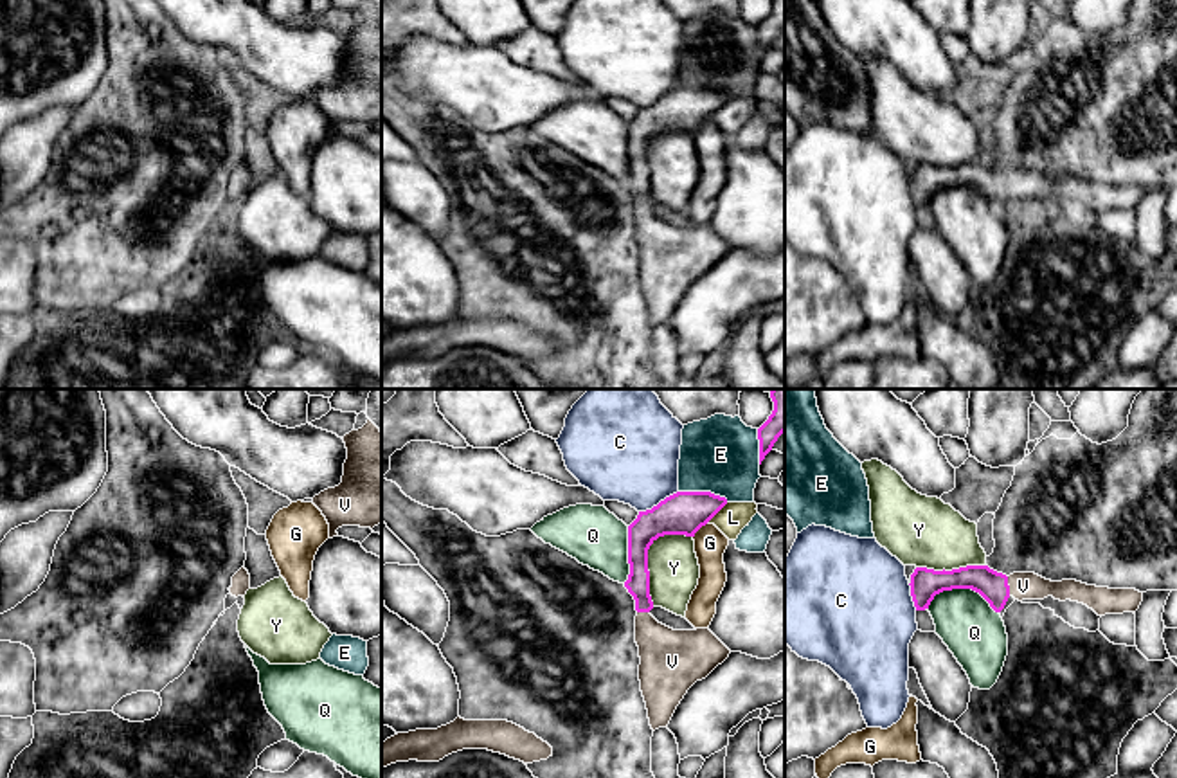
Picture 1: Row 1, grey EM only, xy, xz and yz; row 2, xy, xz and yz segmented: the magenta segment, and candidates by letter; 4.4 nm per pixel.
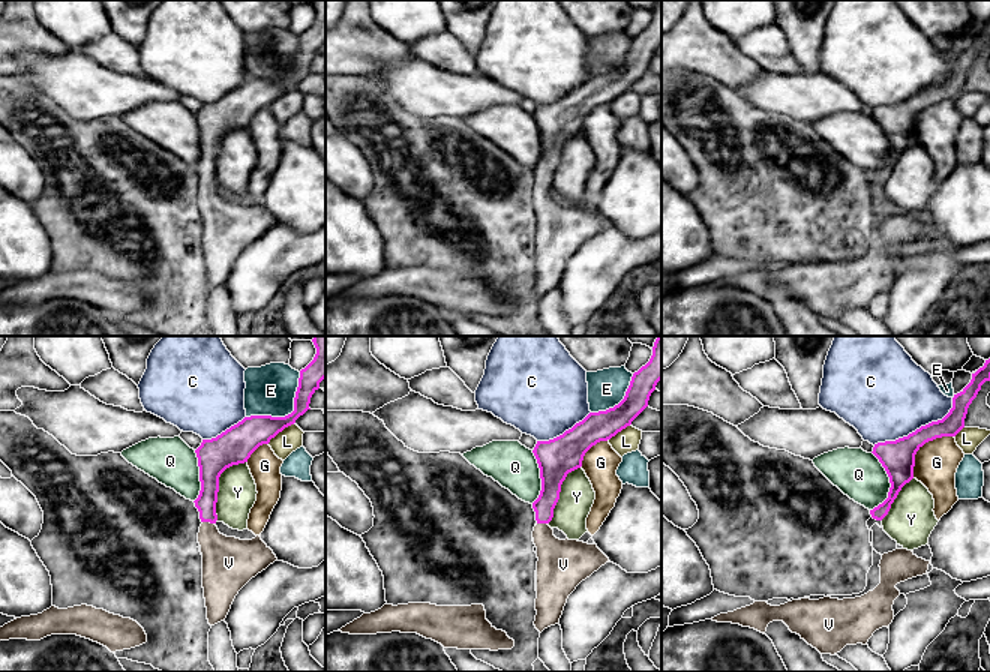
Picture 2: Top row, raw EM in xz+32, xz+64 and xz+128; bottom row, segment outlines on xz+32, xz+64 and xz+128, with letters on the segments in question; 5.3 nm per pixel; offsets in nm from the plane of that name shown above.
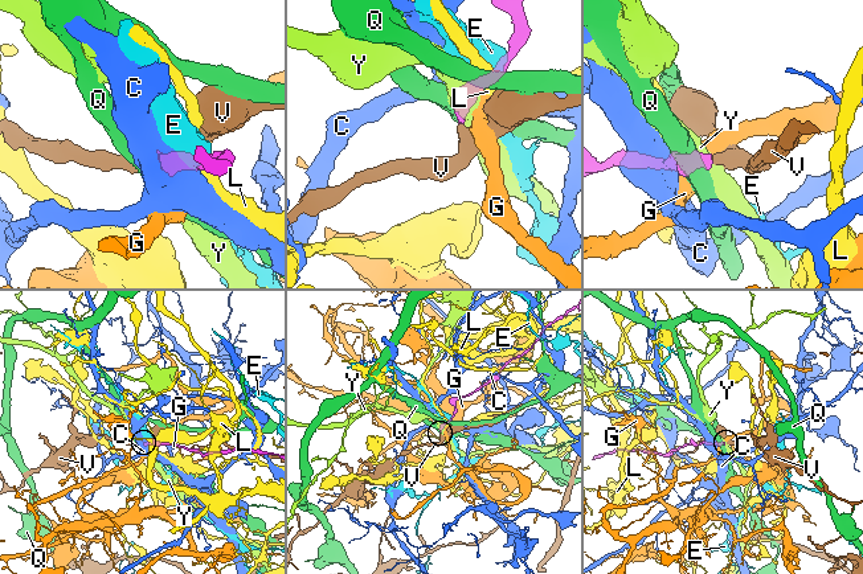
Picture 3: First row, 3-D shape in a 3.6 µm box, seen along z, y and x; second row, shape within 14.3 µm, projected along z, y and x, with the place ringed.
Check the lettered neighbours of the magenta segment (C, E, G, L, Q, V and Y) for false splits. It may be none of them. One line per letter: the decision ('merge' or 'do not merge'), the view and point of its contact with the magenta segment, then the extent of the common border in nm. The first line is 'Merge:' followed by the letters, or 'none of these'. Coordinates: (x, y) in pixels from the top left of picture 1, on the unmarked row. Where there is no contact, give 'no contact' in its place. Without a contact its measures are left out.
Merge: V
C: do not merge; contact xz (659, 99); length 200 nm
E: do not merge; contact xz (704, 89); length 220 nm
G: do not merge; contact xz (699, 125); length 100 nm
L: do not merge; contact xz (717, 108); length 130 nm
Q: do not merge; contact yz (961, 184); length 320 nm
V: merge; contact yz (1008, 182); length 90 nm
Y: do not merge; contact xz (646, 152); length 360 nm

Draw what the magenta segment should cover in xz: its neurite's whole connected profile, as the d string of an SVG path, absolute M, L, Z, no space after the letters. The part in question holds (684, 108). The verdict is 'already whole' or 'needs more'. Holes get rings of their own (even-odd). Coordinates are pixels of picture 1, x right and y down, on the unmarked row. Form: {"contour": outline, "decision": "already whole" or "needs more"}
{"contour": "M677 88L639 108L628 122L630 171L624 184L635 196L639 277L653 328L668 324L687 286L722 261L731 247L709 225L673 227L650 211L648 146L664 131L695 133L725 101L725 94L711 88Z", "decision": "needs more"}

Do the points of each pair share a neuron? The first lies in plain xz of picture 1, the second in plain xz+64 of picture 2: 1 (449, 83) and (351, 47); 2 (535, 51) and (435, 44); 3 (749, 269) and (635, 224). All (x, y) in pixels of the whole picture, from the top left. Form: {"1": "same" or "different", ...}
{"1": "different", "2": "same", "3": "different"}

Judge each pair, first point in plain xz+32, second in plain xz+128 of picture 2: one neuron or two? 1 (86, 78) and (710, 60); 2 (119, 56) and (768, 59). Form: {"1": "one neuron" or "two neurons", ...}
{"1": "two neurons", "2": "one neuron"}

